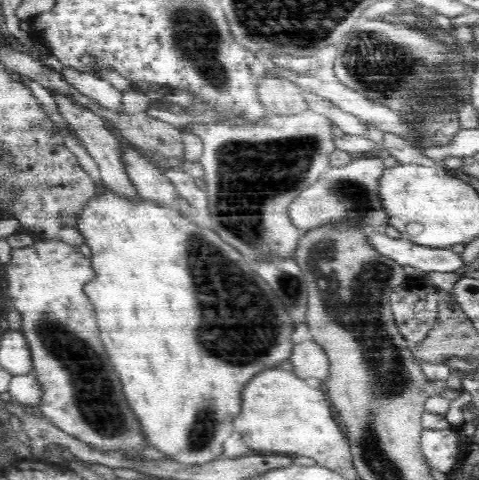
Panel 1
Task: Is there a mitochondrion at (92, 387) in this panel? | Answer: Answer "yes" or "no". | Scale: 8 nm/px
yes

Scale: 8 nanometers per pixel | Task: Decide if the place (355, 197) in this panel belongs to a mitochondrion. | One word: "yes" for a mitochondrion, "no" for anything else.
yes

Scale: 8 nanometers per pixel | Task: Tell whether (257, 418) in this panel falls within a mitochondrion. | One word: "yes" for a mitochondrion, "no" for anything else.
no

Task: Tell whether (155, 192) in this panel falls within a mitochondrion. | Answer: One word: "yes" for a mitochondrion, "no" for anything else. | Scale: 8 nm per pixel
no

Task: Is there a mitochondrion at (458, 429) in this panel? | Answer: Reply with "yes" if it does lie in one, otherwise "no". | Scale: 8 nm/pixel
no

